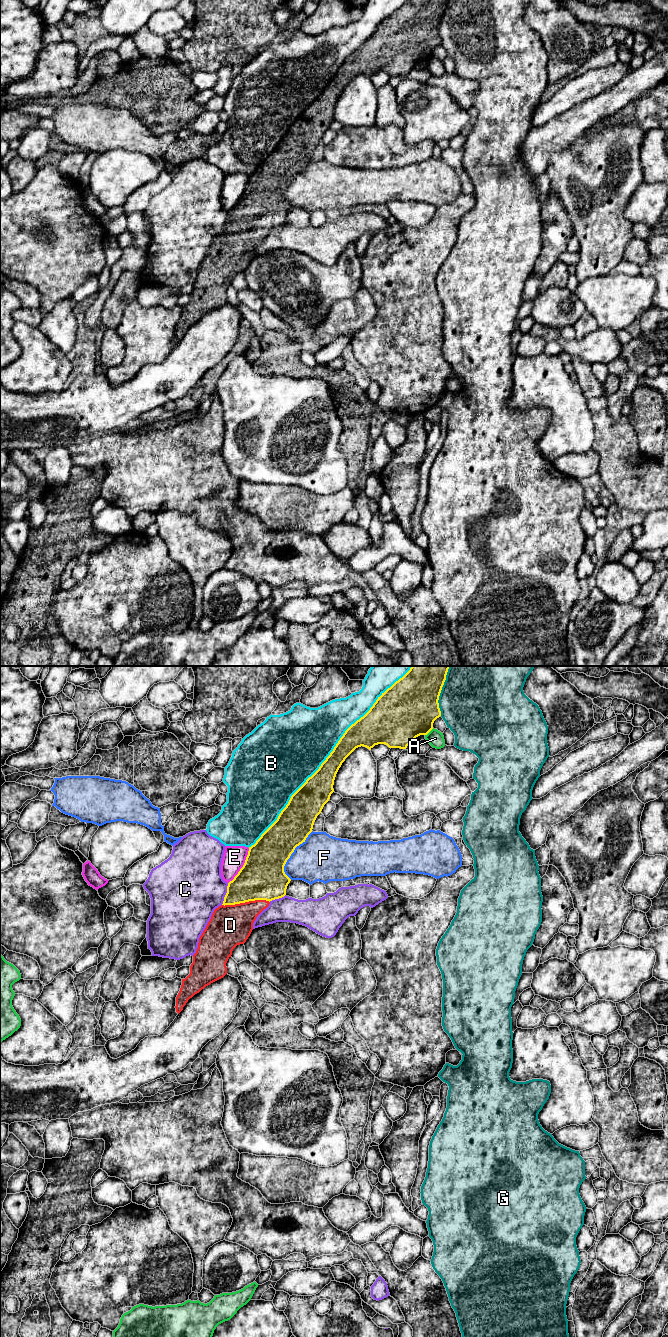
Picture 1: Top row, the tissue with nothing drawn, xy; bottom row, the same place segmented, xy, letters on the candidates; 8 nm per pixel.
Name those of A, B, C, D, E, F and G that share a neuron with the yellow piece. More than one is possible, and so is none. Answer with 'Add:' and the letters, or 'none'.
Add: D

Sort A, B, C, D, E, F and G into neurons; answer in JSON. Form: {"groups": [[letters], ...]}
{"groups": [["A"], ["B"], ["C"], ["D"], ["E"], ["F"], ["G"]]}

